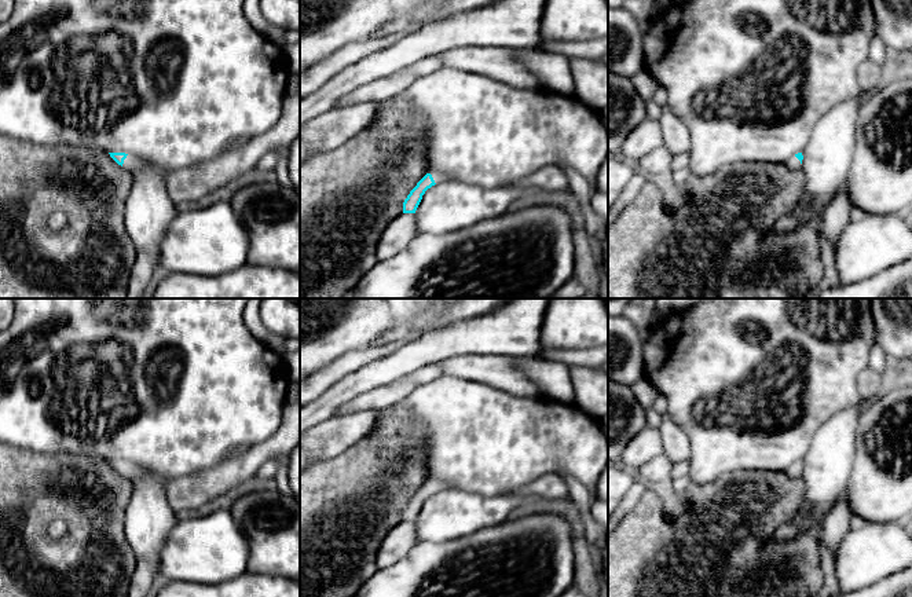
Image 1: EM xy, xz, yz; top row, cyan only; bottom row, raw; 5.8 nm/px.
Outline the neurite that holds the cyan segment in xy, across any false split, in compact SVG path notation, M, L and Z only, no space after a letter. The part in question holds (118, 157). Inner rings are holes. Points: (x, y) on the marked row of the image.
M109 153L110 157L121 165L124 169L133 172L139 168L140 162L139 158L128 155L125 153Z

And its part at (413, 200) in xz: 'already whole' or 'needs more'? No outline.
needs more

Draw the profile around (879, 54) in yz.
M876 34L871 40L869 45L869 62L876 63L883 70L889 69L893 63L893 55L880 37Z

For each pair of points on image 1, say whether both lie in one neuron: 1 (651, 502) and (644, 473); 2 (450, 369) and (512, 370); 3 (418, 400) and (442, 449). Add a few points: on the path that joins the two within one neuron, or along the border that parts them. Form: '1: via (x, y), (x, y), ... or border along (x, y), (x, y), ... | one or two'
1: border along (649, 484), (655, 487) | two
2: via (465, 369), (497, 370) | one
3: via (431, 413), (442, 424), (442, 436) | one

